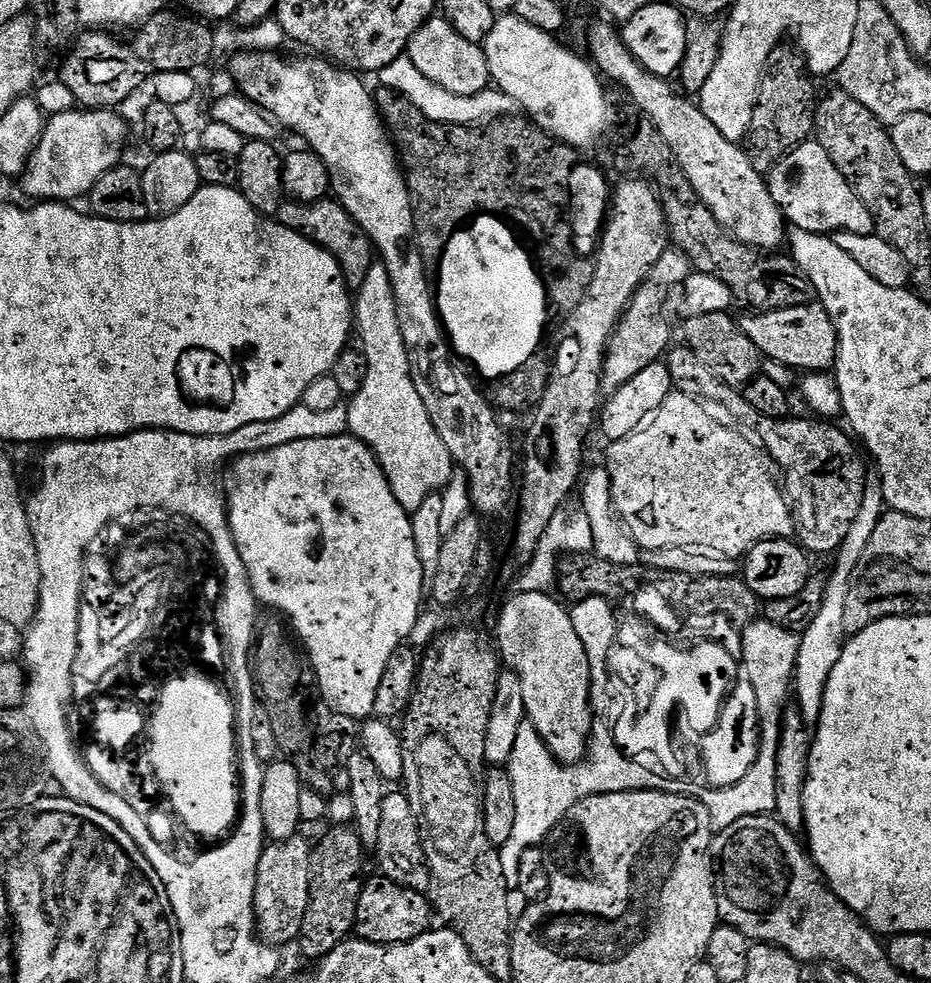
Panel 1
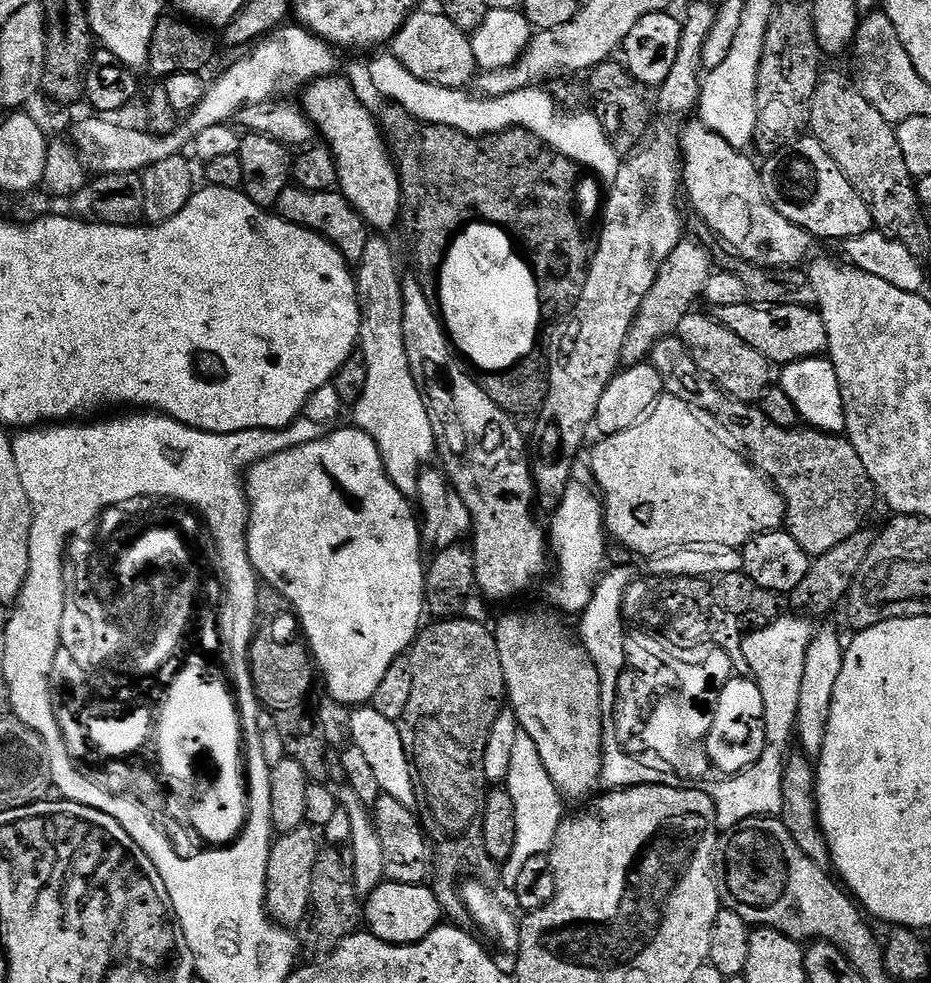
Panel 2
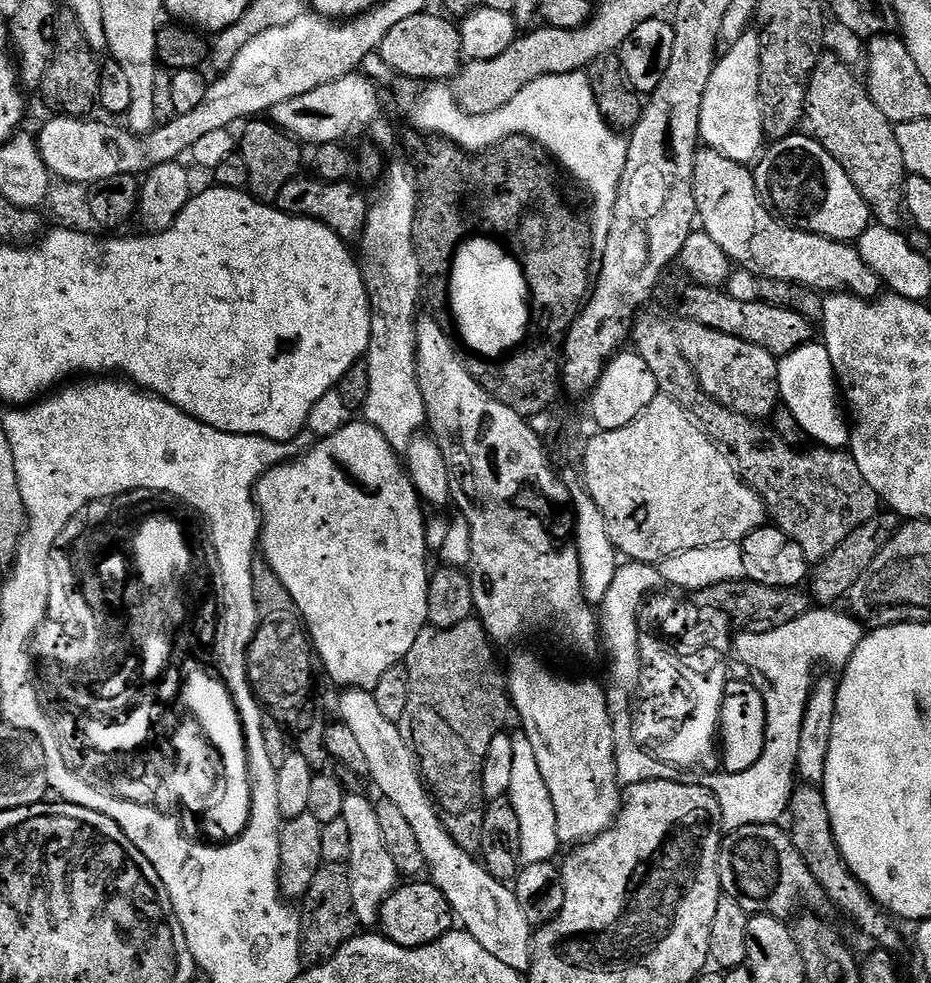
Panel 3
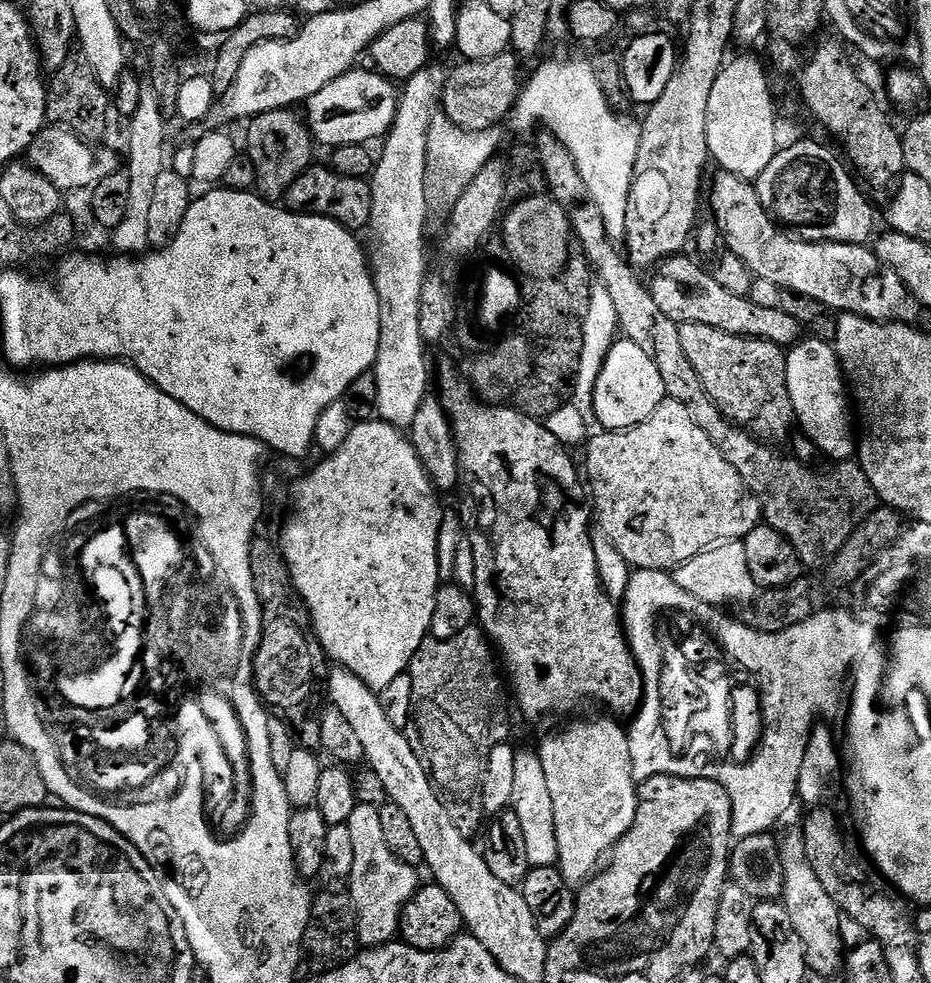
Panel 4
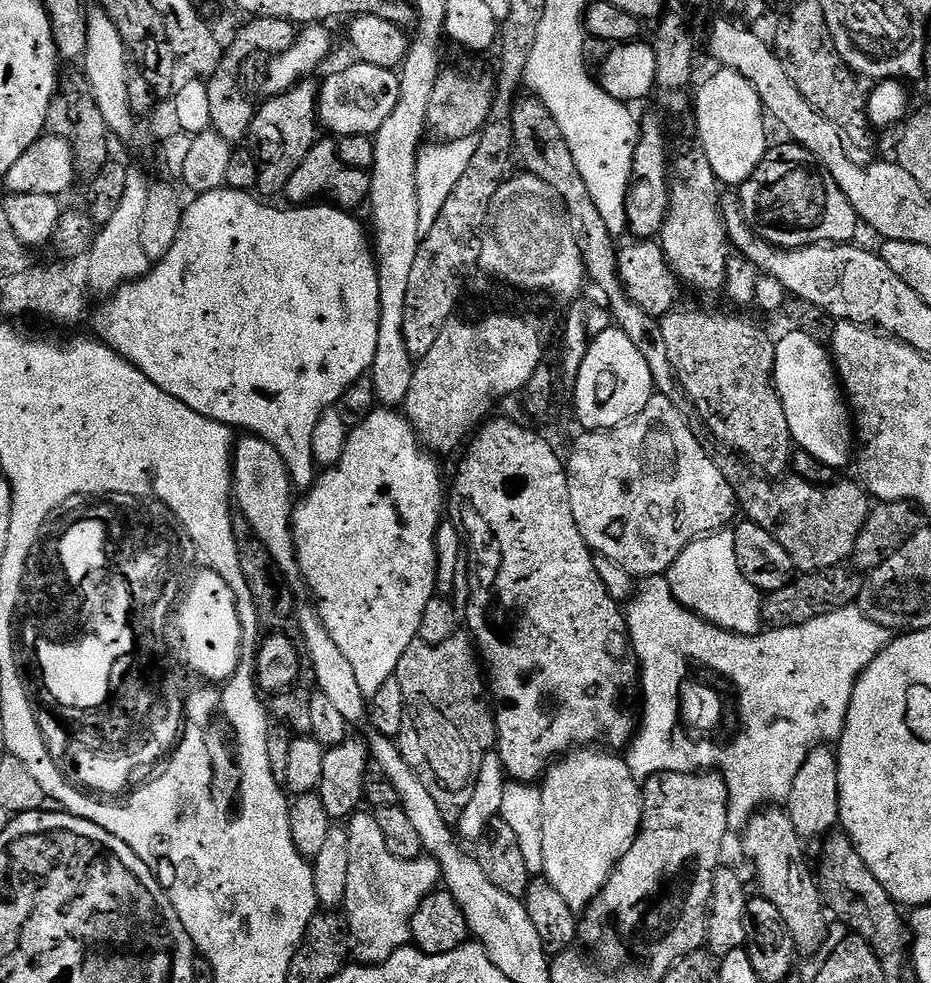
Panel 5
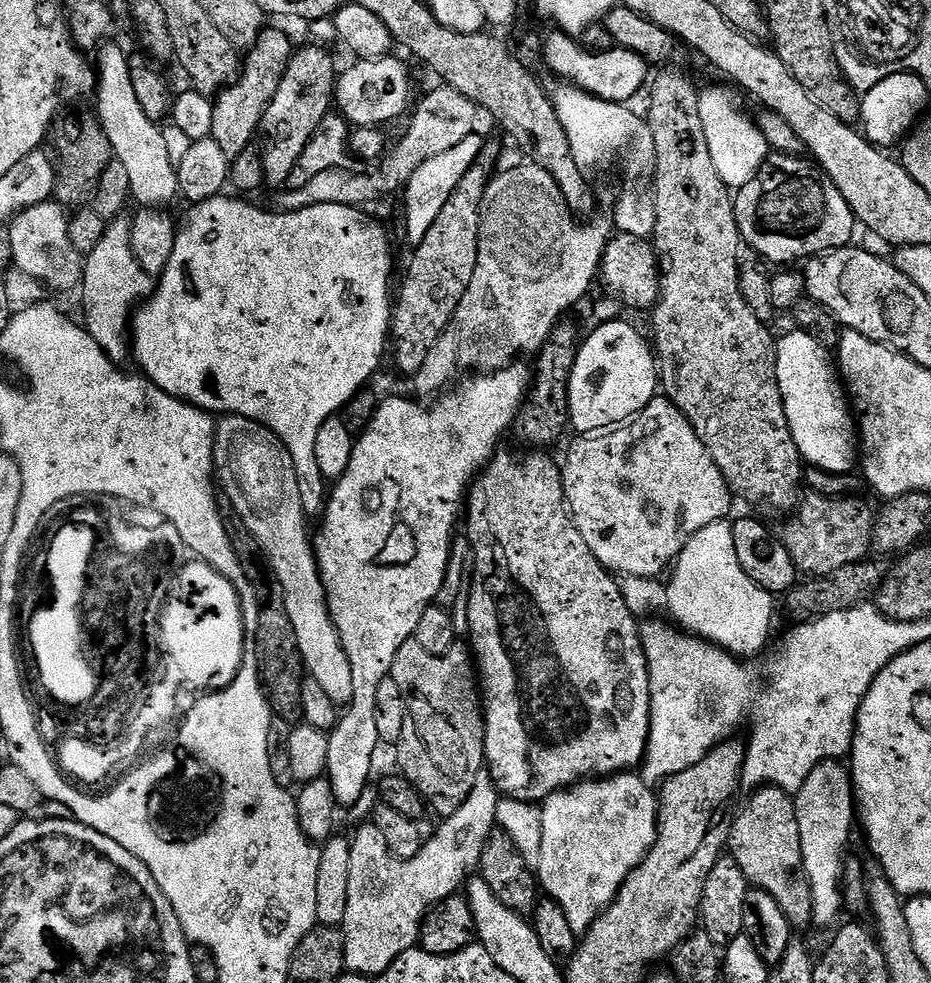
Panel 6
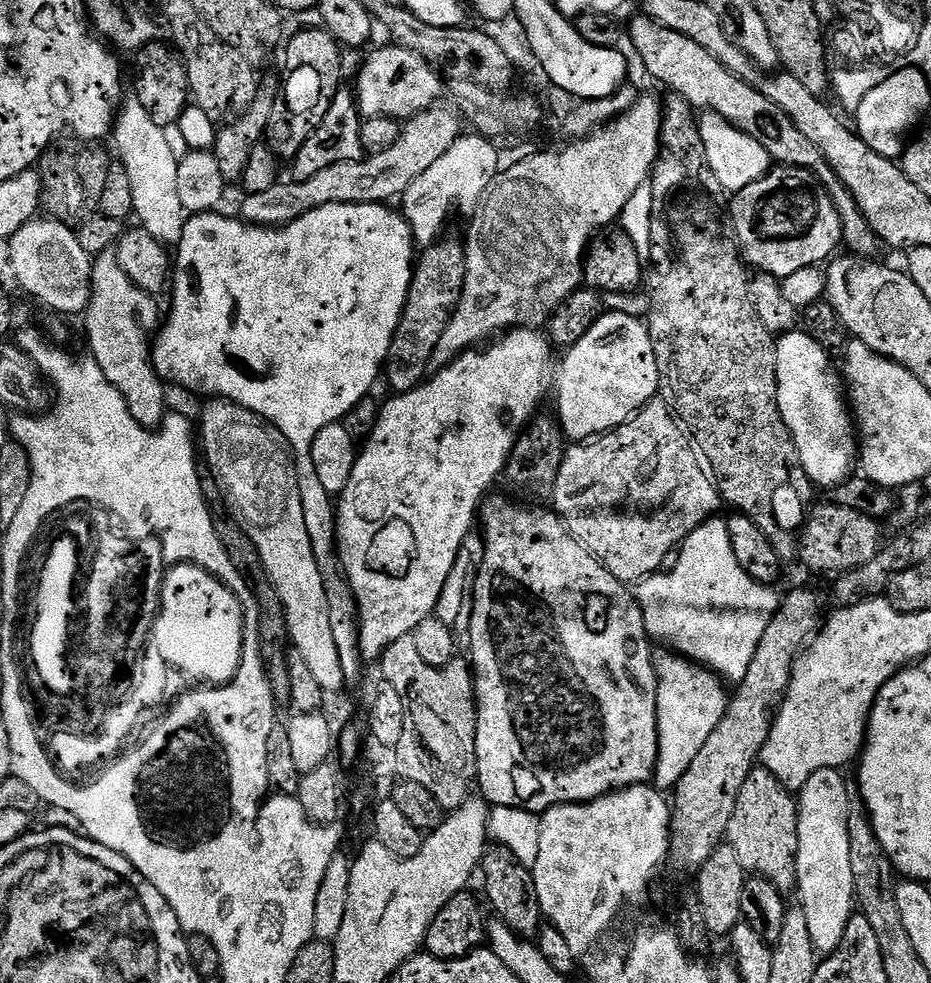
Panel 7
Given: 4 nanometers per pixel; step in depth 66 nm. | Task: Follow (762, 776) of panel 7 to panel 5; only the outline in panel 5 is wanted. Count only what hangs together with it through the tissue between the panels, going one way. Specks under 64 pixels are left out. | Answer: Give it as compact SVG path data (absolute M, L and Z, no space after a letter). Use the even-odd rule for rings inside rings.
M769 806L752 817L747 828L743 829L742 836L744 852L749 862L756 867L756 880L760 883L759 895L778 908L781 922L790 932L795 947L805 957L814 954L827 938L830 916L826 911L824 897L820 894L817 877L804 861L806 844L798 830L794 830L794 822L790 822L783 807Z

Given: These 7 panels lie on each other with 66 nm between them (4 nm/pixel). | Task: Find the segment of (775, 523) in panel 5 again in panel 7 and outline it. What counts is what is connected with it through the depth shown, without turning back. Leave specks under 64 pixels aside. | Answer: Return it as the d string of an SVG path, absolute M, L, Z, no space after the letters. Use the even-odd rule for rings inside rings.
M825 502L821 508L816 508L813 512L811 509L802 525L798 536L799 563L804 563L812 572L832 572L831 574L866 566L866 562L870 562L870 558L874 558L882 547L880 528L877 521L871 520L866 514L858 514L858 510L846 510L846 506Z

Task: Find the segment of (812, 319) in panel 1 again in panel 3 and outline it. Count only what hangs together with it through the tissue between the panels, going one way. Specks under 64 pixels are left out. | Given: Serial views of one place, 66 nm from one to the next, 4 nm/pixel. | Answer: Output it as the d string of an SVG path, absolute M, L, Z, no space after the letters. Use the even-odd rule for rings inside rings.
M695 282L689 285L676 304L683 319L693 320L702 326L710 326L710 330L718 330L734 338L742 338L742 342L762 346L762 350L777 358L798 350L798 346L807 344L813 339L813 321L802 318L802 314L794 314L794 310L790 310L787 306L770 304L763 299L738 302L738 298L729 295L723 287Z

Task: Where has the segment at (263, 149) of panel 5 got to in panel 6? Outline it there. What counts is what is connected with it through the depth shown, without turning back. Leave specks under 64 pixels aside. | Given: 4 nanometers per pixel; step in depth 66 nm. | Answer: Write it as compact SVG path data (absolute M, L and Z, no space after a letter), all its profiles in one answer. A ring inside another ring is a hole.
M304 48L301 52L299 49L289 61L278 94L274 94L260 123L259 135L262 140L264 136L260 157L264 182L269 189L280 190L287 185L298 158L302 158L302 150L306 150L325 116L333 111L337 79L338 67L324 48Z

